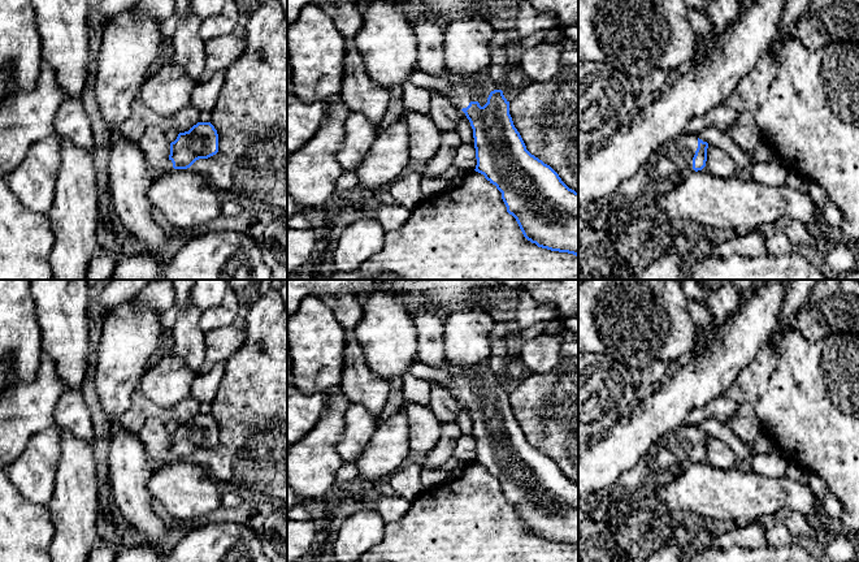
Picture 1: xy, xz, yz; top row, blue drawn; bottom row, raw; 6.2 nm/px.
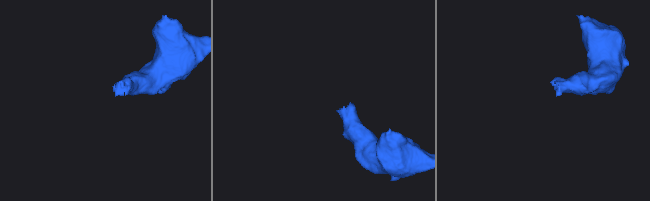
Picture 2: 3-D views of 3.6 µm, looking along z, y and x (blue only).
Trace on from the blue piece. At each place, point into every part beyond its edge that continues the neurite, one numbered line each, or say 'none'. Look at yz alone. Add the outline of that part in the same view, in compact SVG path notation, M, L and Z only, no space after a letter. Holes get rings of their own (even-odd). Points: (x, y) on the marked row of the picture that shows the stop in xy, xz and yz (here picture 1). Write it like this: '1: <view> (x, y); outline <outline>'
1: yz (671, 164); outline M682 133L673 139L663 143L650 159L637 170L637 173L624 181L616 190L622 202L621 206L629 204L632 199L637 199L639 203L655 200L663 196L672 189L682 183L693 172L693 157L698 148L698 137L691 133Z

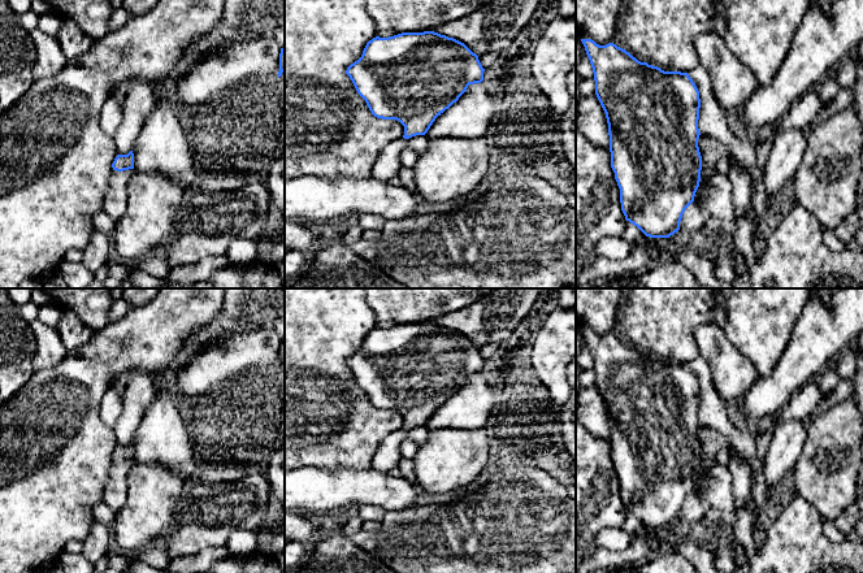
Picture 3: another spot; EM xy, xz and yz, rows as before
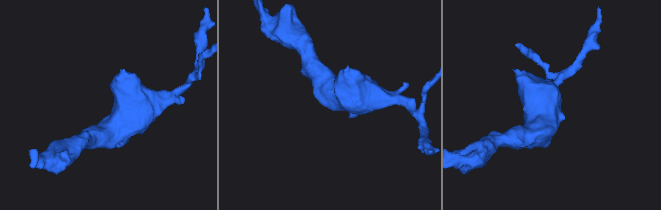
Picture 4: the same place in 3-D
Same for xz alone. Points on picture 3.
1: xz (387, 164); outline M400 138L387 144L377 156L373 168L372 177L383 182L389 182L393 177L396 177L400 168L400 153L407 147L407 139Z

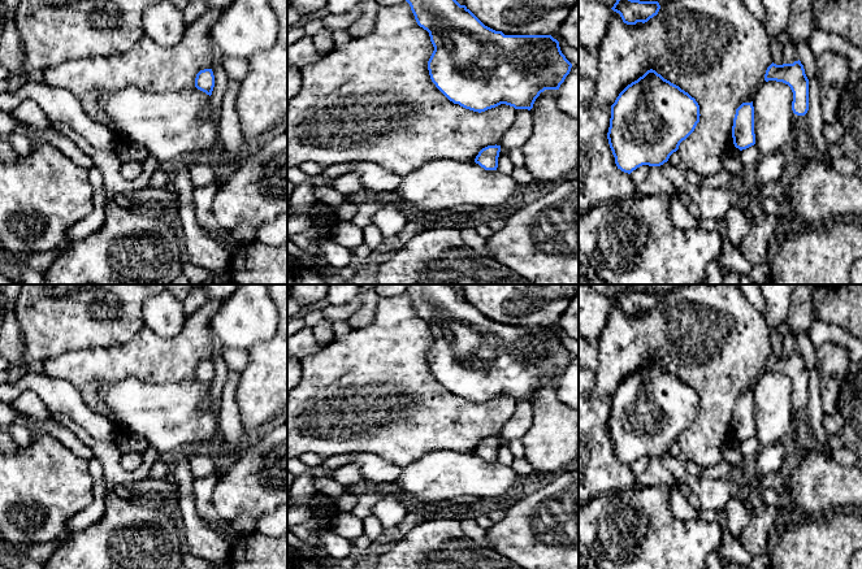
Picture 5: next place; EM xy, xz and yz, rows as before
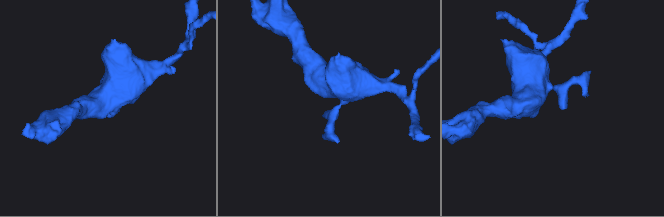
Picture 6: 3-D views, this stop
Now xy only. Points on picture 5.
none

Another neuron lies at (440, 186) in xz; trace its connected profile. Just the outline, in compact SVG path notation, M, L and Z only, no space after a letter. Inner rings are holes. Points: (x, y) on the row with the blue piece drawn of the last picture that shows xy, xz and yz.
M437 158L426 162L421 168L402 175L394 192L398 203L416 205L421 213L443 214L452 213L464 205L477 205L482 212L503 205L507 200L519 194L521 188L515 179L498 170L485 170L475 161L454 161L450 158Z

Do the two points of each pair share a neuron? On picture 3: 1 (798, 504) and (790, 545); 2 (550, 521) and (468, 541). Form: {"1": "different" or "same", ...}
{"1": "same", "2": "same"}

